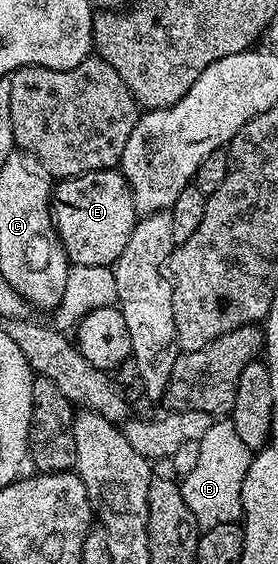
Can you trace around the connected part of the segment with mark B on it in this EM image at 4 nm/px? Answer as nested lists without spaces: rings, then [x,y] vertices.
[[[217,418],[213,425],[203,434],[203,438],[198,440],[199,459],[195,467],[181,481],[181,493],[183,502],[187,502],[191,514],[195,514],[195,522],[198,529],[204,530],[211,526],[223,526],[241,520],[241,495],[243,494],[243,478],[247,478],[247,470],[251,459],[251,449],[243,446],[239,434],[235,434],[235,426],[232,419]]]

